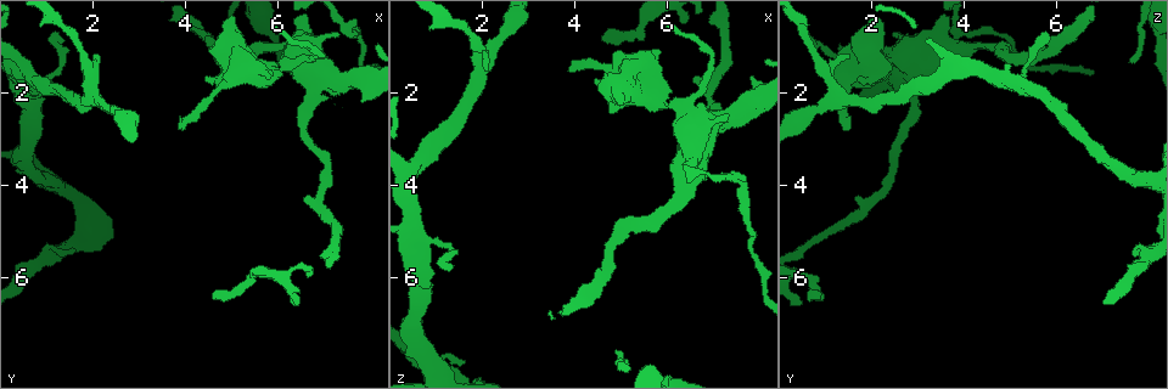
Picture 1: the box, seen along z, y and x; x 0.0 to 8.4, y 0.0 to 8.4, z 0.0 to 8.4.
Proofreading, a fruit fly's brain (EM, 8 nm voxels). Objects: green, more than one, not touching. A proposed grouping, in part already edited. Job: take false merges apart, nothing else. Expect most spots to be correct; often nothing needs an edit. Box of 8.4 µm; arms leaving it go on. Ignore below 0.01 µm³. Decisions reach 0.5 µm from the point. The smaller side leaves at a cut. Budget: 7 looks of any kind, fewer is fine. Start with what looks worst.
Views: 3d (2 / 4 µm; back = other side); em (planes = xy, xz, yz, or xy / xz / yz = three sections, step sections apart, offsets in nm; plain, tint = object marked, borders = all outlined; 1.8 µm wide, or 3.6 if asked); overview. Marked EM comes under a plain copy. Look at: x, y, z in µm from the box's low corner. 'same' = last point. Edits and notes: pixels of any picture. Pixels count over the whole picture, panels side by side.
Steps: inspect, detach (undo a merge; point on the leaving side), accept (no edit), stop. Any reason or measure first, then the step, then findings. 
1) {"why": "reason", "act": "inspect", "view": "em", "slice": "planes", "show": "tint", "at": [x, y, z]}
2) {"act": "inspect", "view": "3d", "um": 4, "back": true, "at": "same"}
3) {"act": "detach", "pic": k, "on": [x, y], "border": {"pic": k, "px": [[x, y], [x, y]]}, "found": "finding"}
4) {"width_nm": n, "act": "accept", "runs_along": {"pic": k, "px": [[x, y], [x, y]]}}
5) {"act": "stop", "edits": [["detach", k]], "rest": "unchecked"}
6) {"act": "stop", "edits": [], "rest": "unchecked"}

{"why": "sharp bend", "act": "inspect", "view": "em", "um": 3.6, "slice": "xz", "step": 16, "show": "tint", "at": [6.50, 1.25, 2.55]}

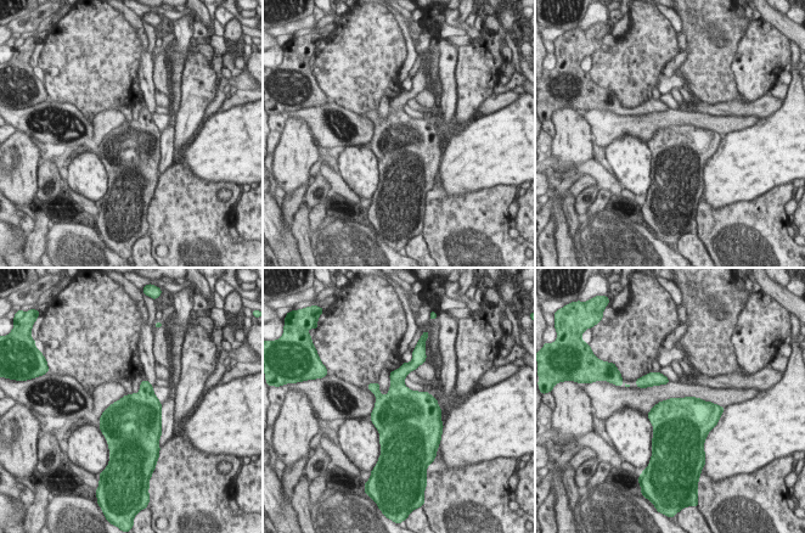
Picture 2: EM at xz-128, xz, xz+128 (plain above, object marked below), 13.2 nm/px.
{"act": "inspect", "view": "em", "um": 3.6, "slice": "planes", "show": "tint", "at": "same"}

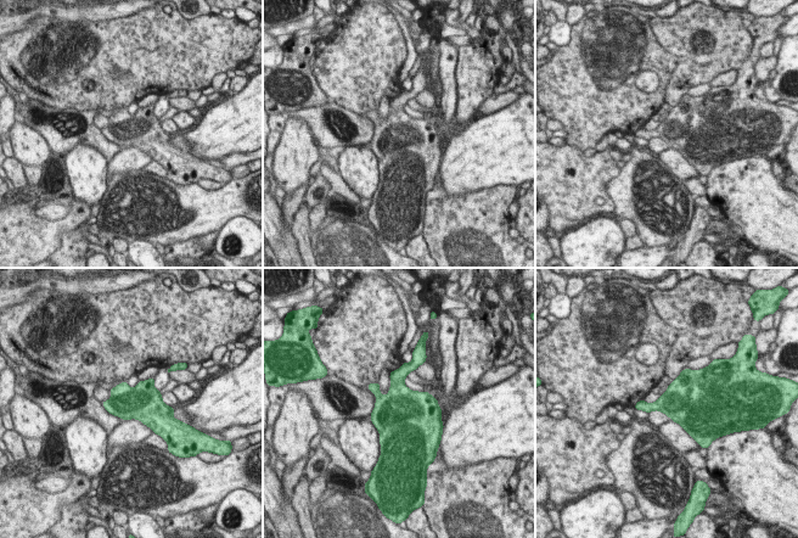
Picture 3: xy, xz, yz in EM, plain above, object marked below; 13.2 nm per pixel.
{"act": "accept", "found": "one cell here"}

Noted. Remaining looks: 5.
{"why": "abrupt turn", "act": "inspect", "view": "em", "slice": "planes", "show": "tint", "at": [0.50, 1.80, 4.90]}

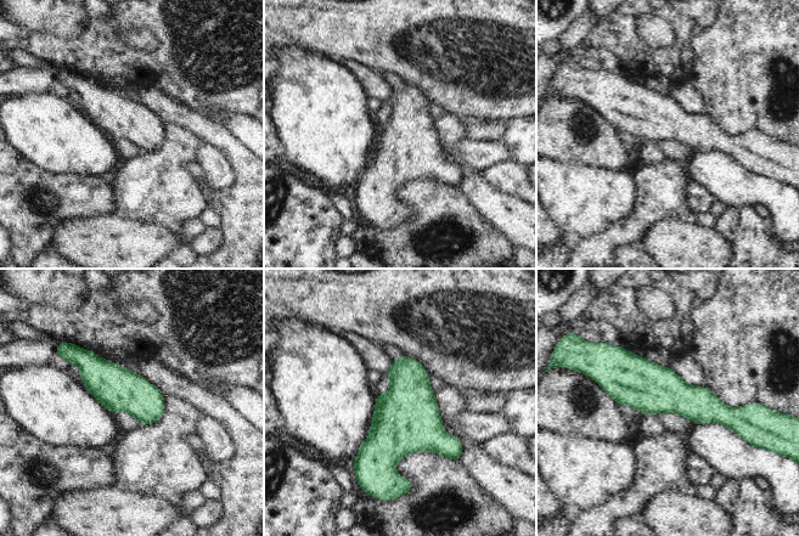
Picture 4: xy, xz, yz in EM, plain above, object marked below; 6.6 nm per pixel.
{"width_nm": 280, "act": "accept", "found": "all the same cell"}

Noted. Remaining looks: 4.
{"why": "calibre changes", "act": "inspect", "view": "em", "slice": "planes", "show": "borders", "at": [2.60, 2.45, 0.60]}

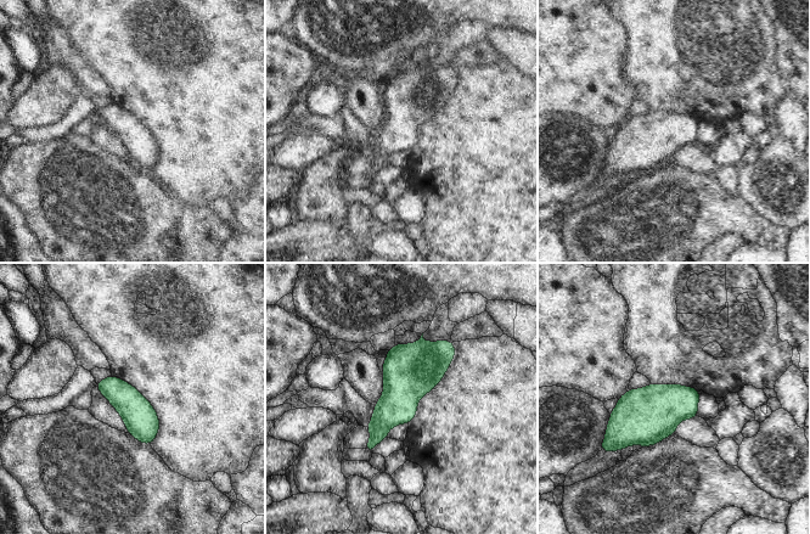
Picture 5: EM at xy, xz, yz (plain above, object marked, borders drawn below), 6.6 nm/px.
{"act": "accept", "found": "one cell here"}

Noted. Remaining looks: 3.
{"act": "stop", "edits": [], "rest": "unchecked"}

